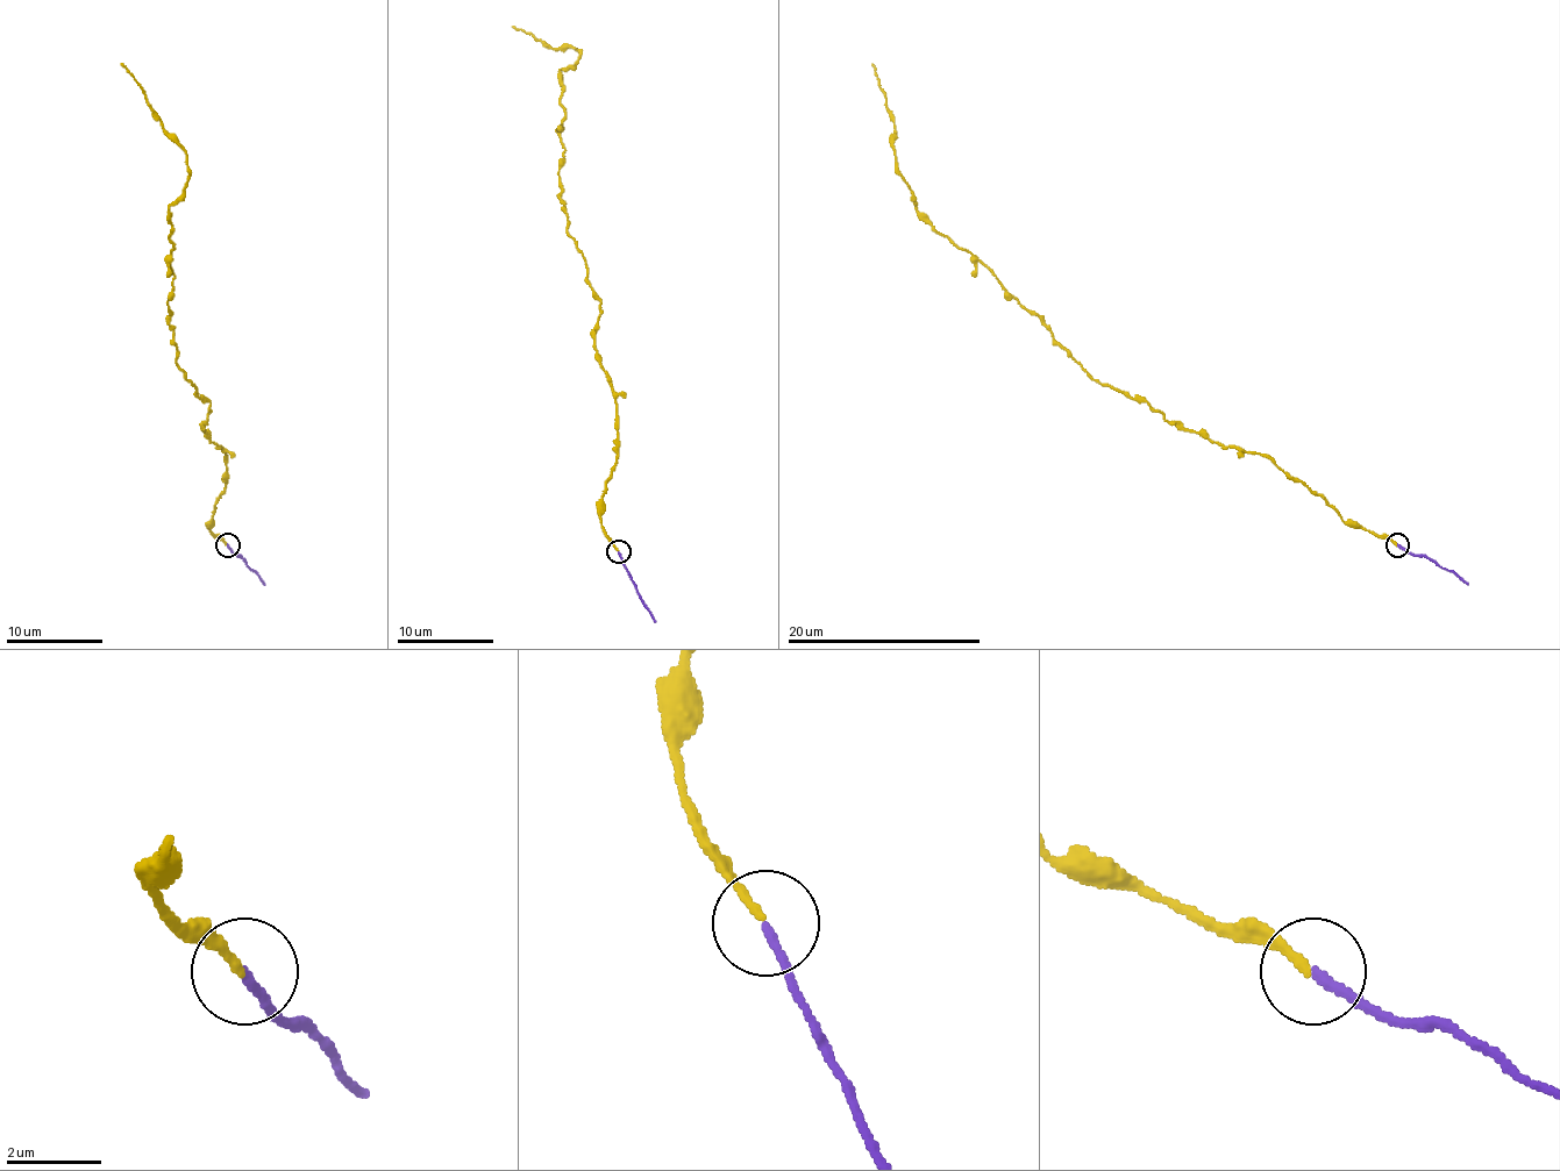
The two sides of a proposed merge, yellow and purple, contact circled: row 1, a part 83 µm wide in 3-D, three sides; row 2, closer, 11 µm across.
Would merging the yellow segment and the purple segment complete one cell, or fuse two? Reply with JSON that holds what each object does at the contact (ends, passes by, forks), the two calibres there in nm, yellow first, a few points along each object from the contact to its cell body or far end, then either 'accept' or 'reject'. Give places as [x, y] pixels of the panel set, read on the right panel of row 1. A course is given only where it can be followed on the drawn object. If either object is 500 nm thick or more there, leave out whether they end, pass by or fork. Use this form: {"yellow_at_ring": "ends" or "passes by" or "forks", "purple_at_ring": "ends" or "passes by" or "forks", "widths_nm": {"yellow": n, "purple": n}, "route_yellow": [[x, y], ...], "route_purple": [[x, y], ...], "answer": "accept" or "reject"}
{"yellow_at_ring": "ends", "purple_at_ring": "ends", "widths_nm": {"yellow": 180, "purple": 180}, "route_yellow": [[1396, 544], [1351, 527], [1261, 455], [1179, 430], [1147, 404], [1098, 384], [1045, 323], [917, 209], [873, 64]], "route_purple": [[1396, 544], [1452, 571], [1467, 585]], "answer": "accept"}

